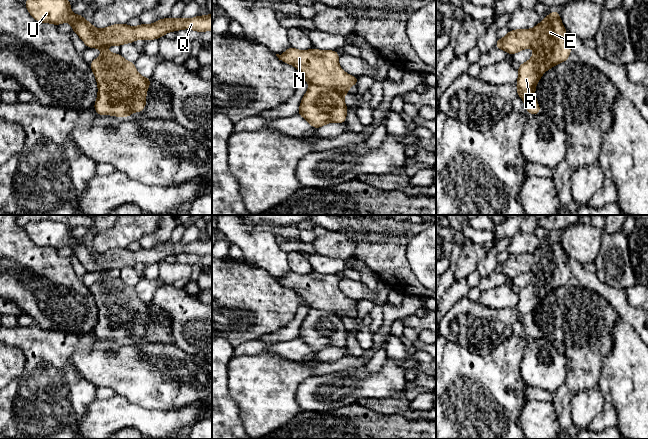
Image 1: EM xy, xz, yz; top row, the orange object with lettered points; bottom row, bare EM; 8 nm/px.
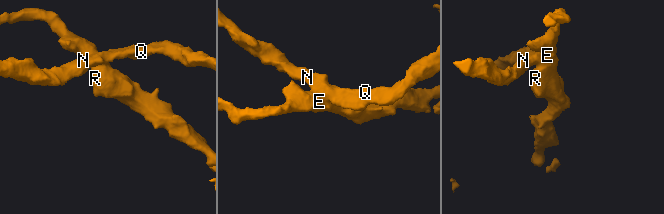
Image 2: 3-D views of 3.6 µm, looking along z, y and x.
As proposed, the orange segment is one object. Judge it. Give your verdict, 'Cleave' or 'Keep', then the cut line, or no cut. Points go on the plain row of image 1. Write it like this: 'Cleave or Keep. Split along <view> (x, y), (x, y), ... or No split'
Cleave. Split along xz (310, 307), (333, 312), (343, 319)

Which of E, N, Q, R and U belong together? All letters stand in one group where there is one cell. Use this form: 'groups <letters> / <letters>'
groups E R U / N Q

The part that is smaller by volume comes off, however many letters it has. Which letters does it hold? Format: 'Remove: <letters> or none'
Remove: N, Q

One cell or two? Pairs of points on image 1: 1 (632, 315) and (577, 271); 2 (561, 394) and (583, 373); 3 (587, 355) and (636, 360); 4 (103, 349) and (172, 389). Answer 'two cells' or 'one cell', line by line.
1: one cell
2: one cell
3: two cells
4: one cell

